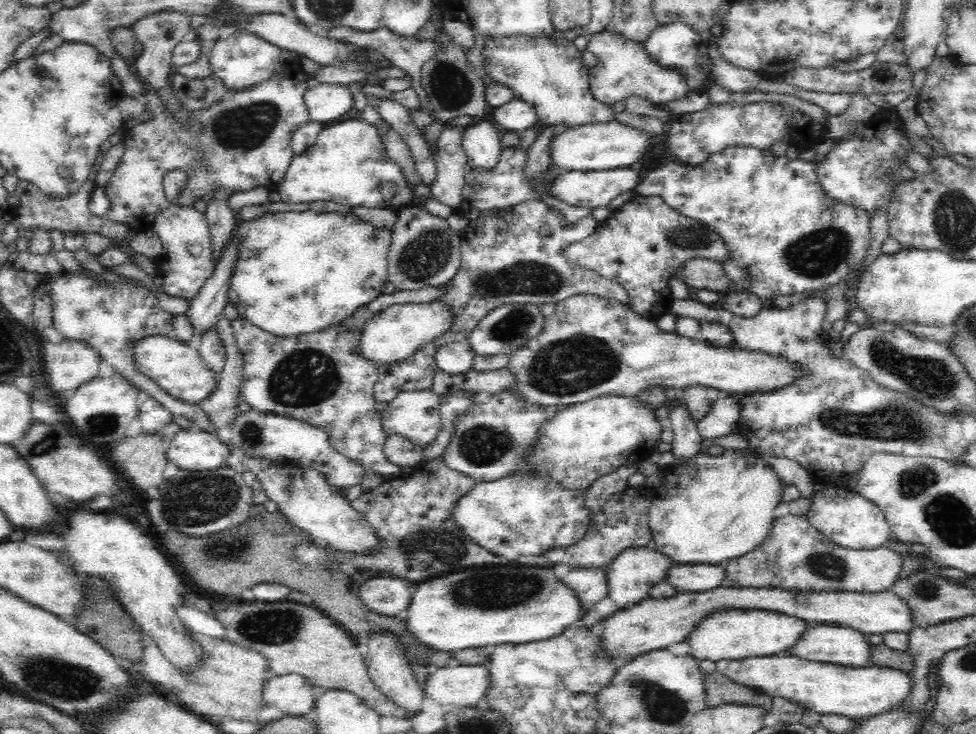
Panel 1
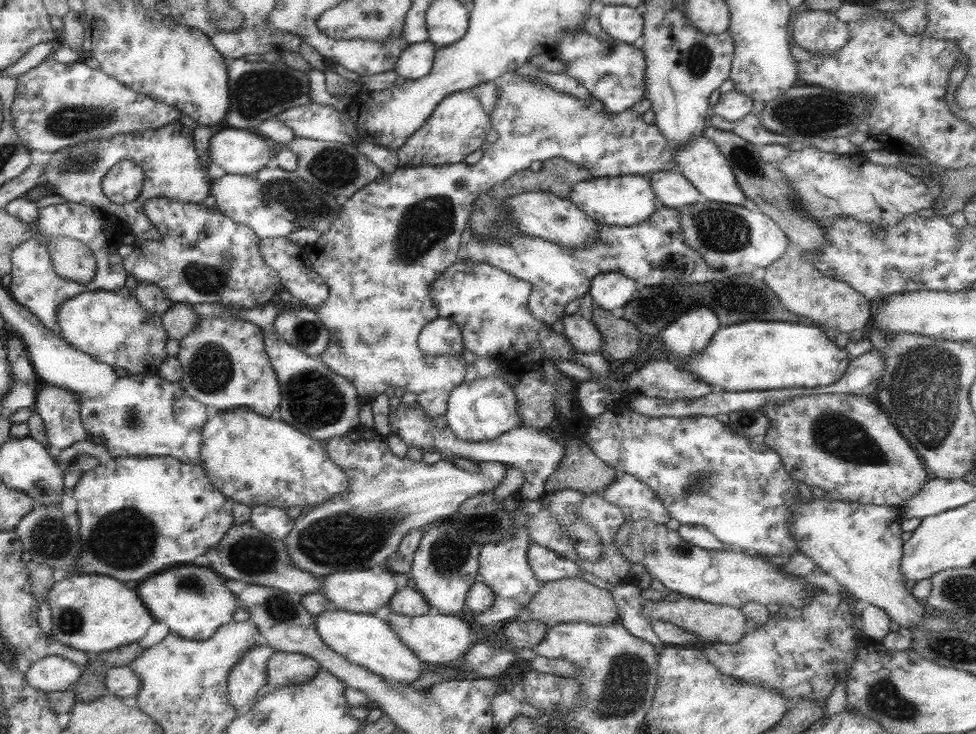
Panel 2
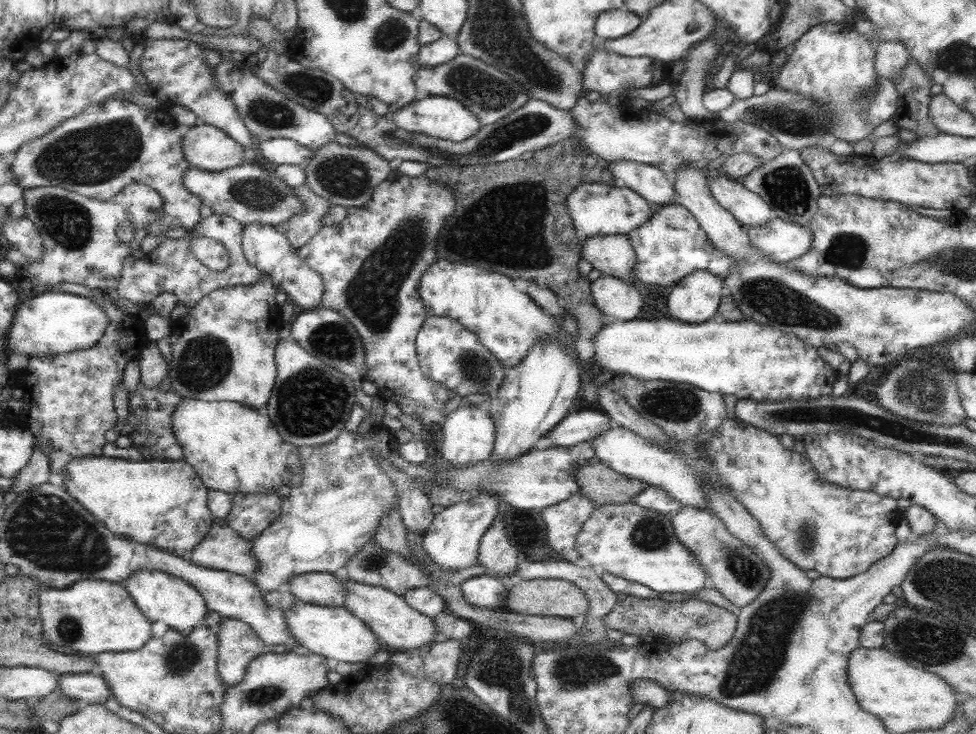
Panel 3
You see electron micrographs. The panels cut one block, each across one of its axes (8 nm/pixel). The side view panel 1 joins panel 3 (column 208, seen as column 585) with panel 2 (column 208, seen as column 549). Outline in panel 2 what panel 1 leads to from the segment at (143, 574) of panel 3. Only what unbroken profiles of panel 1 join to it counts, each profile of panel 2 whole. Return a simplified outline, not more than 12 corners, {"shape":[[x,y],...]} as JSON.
{"shape":[[183,566],[137,594],[169,634],[201,642],[239,608],[225,578]]}

